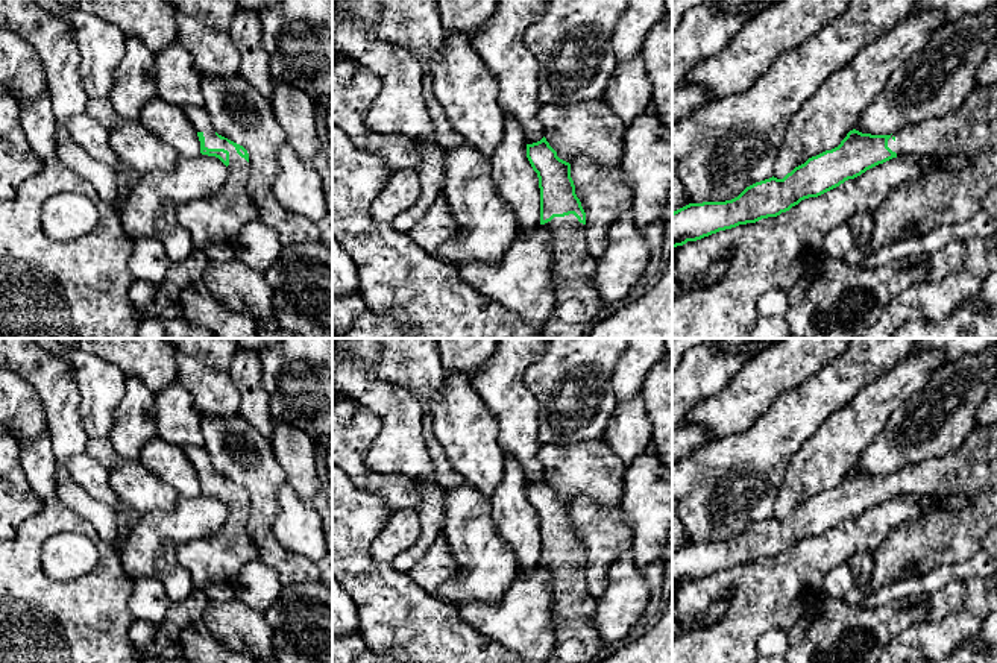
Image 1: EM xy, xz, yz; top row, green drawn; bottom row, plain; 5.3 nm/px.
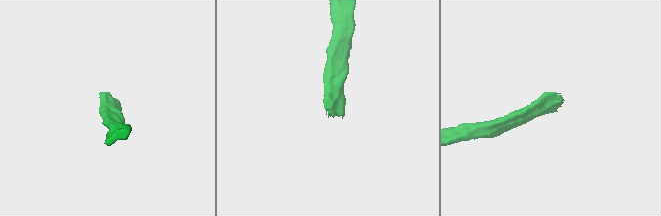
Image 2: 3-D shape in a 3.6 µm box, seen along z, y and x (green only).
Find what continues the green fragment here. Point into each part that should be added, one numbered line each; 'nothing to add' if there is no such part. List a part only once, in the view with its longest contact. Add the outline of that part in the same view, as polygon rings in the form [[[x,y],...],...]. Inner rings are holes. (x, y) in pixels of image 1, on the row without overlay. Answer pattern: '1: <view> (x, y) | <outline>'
1: xy (217, 560) | [[[187,446],[184,452],[196,470],[203,473],[205,487],[229,492],[229,516],[220,533],[176,549],[176,560],[190,573],[194,589],[205,592],[214,584],[232,584],[241,567],[258,558],[258,549],[246,531],[249,502],[232,484],[215,475],[203,446]]]

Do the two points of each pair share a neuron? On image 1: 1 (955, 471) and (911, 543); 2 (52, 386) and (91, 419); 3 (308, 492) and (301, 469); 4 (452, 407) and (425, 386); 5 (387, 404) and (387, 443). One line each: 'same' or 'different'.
1: same
2: different
3: same
4: different
5: same

